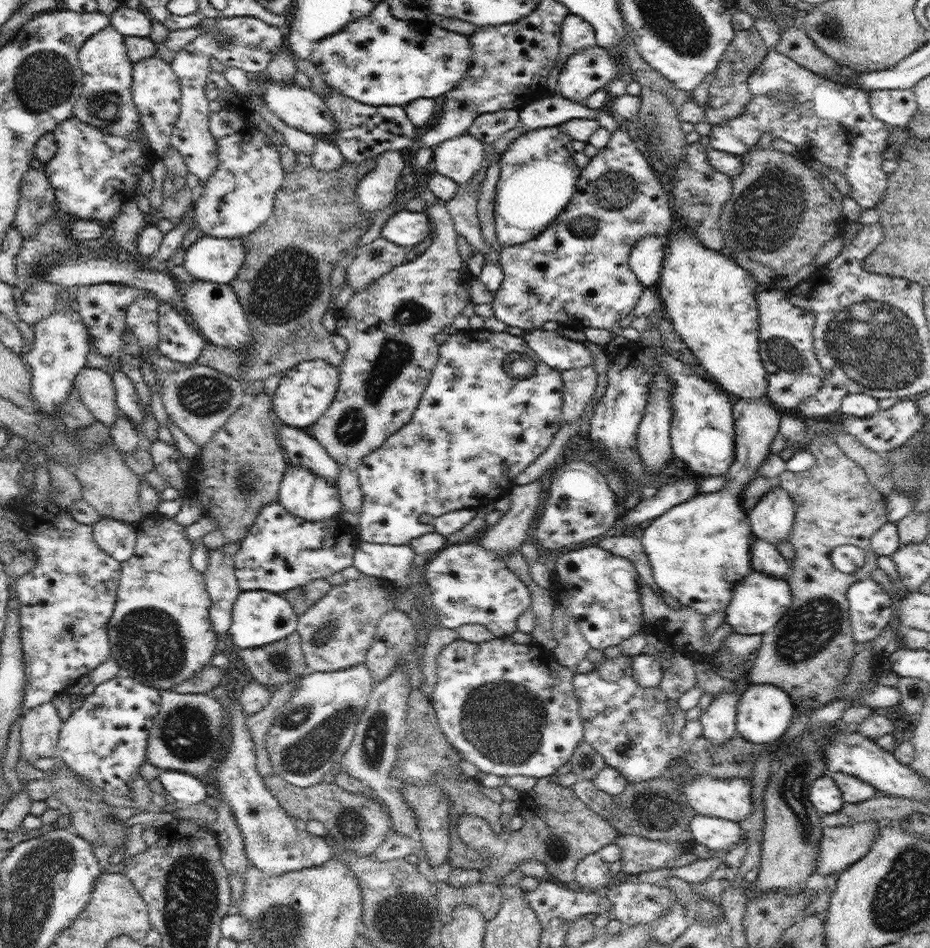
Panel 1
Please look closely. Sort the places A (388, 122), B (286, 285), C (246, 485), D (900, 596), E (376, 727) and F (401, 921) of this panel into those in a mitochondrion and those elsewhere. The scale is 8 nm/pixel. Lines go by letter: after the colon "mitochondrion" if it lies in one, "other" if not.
A: other
B: mitochondrion
C: mitochondrion
D: other
E: mitochondrion
F: mitochondrion

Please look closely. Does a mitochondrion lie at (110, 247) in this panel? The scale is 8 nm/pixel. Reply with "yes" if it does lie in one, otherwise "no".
no

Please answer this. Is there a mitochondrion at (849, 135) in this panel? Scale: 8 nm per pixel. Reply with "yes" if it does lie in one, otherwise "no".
no

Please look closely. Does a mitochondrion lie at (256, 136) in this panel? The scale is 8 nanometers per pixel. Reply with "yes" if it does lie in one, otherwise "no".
no

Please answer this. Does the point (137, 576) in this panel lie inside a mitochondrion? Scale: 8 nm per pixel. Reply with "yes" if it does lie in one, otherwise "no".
no

